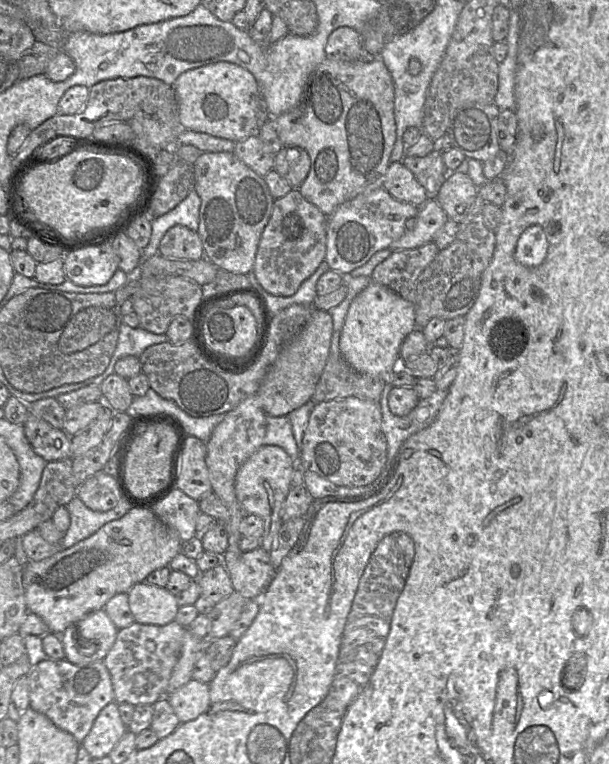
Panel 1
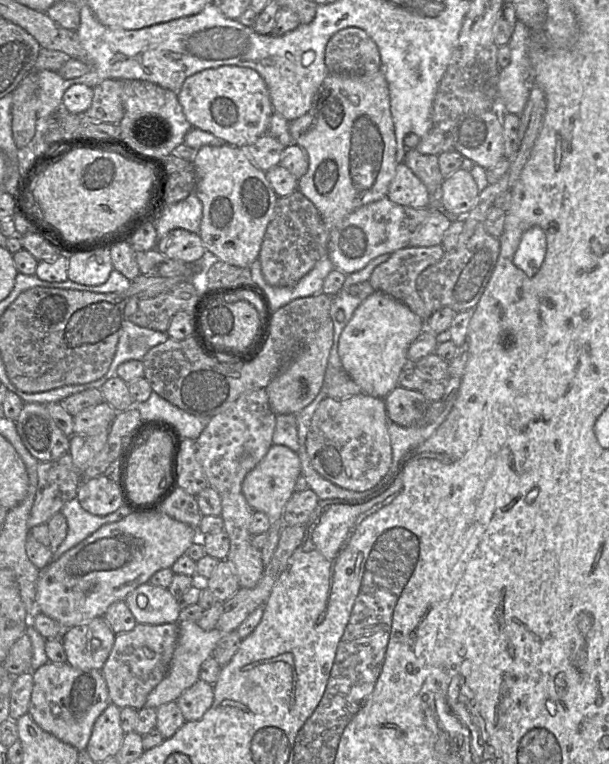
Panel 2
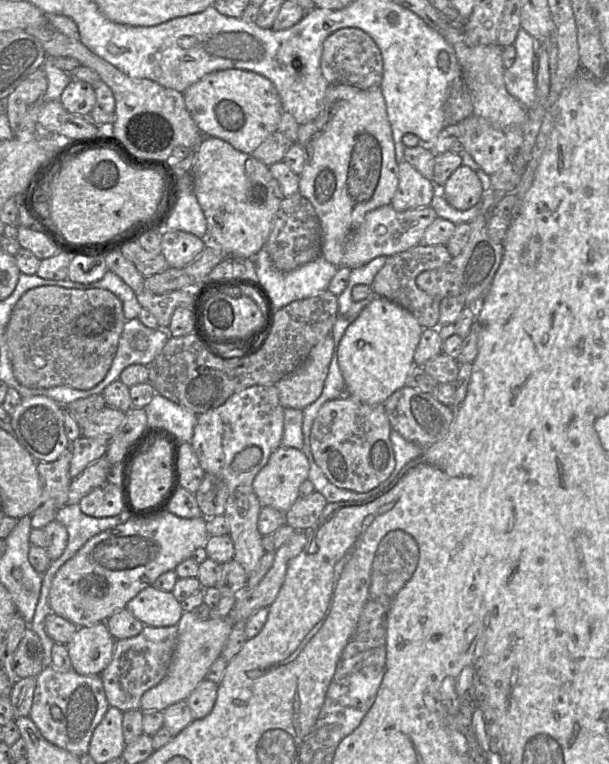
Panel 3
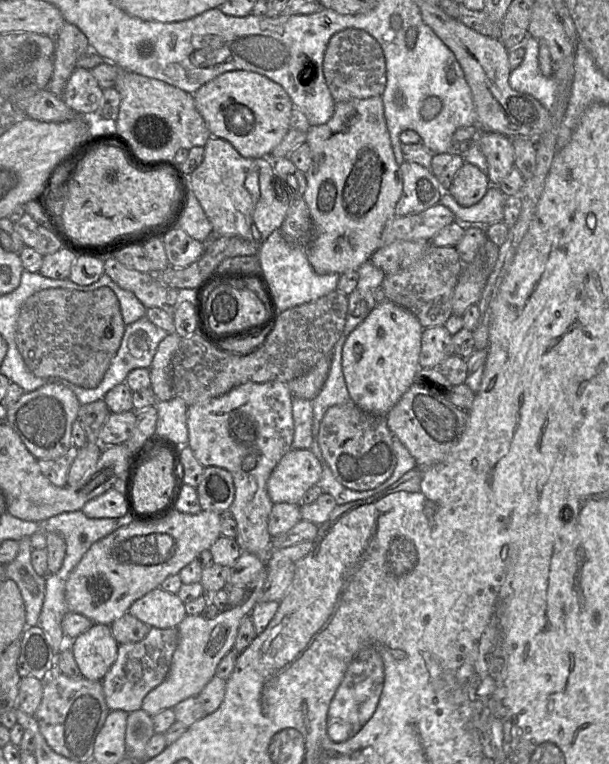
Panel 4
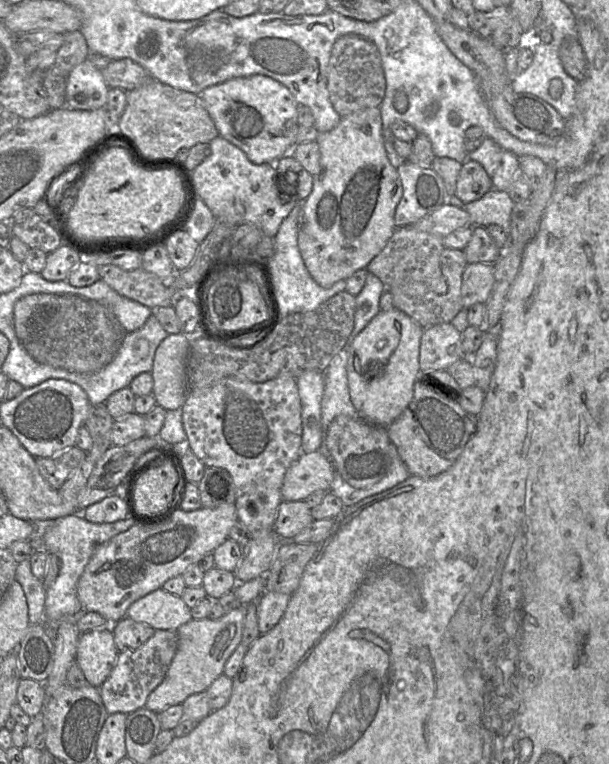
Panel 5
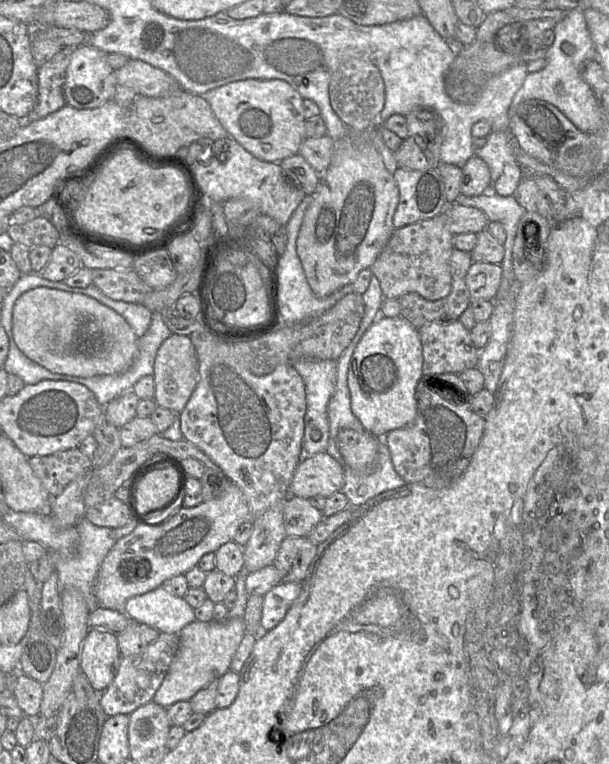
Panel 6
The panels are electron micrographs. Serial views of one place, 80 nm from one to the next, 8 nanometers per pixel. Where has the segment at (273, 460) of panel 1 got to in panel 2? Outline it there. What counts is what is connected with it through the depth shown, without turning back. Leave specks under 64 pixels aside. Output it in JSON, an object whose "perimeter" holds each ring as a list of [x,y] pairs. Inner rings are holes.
{"perimeter":[[[272,445],[263,459],[246,475],[242,483],[242,492],[247,503],[254,511],[265,513],[270,522],[267,541],[261,549],[262,561],[266,567],[276,550],[282,528],[283,510],[295,492],[295,484],[301,475],[301,463],[298,454],[287,446]]]}

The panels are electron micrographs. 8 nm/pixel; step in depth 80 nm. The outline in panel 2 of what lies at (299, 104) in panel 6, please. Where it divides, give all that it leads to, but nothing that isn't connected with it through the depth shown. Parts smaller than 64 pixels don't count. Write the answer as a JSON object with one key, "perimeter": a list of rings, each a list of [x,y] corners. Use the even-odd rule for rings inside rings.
{"perimeter":[[[235,65],[208,68],[189,76],[178,92],[178,100],[187,120],[194,128],[210,132],[237,147],[248,146],[265,134],[274,113],[268,88],[259,73],[251,68]]]}

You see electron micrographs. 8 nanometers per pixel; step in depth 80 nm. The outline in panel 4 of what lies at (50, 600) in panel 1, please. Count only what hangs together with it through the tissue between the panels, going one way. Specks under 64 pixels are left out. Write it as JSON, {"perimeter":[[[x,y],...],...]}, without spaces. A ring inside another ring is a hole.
{"perimeter":[[[177,510],[155,522],[132,522],[122,526],[98,540],[84,554],[80,562],[70,572],[65,585],[65,599],[69,612],[79,613],[89,618],[93,624],[111,625],[126,614],[130,606],[171,575],[177,575],[182,568],[194,561],[204,550],[209,550],[222,536],[220,532],[222,515],[212,511],[197,514],[182,513]]]}

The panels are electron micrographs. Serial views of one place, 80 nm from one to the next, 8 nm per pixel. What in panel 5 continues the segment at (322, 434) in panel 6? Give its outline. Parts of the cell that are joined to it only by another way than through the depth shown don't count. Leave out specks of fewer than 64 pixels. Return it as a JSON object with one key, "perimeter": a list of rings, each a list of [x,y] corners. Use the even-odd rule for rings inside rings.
{"perimeter":[[[305,371],[297,377],[297,385],[302,405],[302,452],[316,452],[322,443],[321,400],[325,373]]]}

